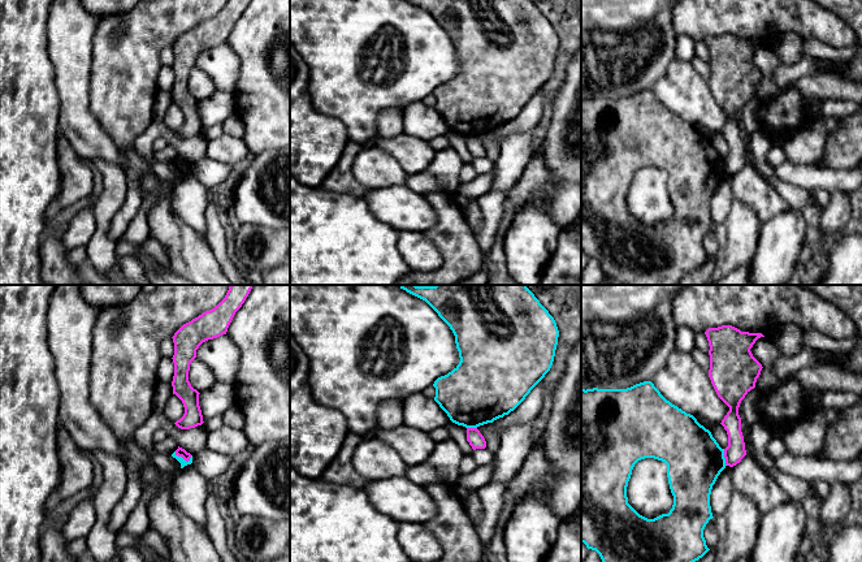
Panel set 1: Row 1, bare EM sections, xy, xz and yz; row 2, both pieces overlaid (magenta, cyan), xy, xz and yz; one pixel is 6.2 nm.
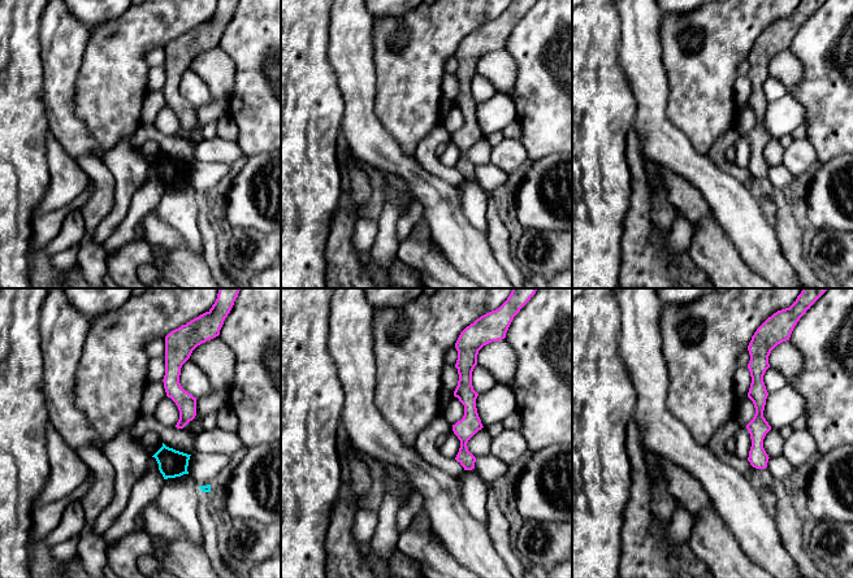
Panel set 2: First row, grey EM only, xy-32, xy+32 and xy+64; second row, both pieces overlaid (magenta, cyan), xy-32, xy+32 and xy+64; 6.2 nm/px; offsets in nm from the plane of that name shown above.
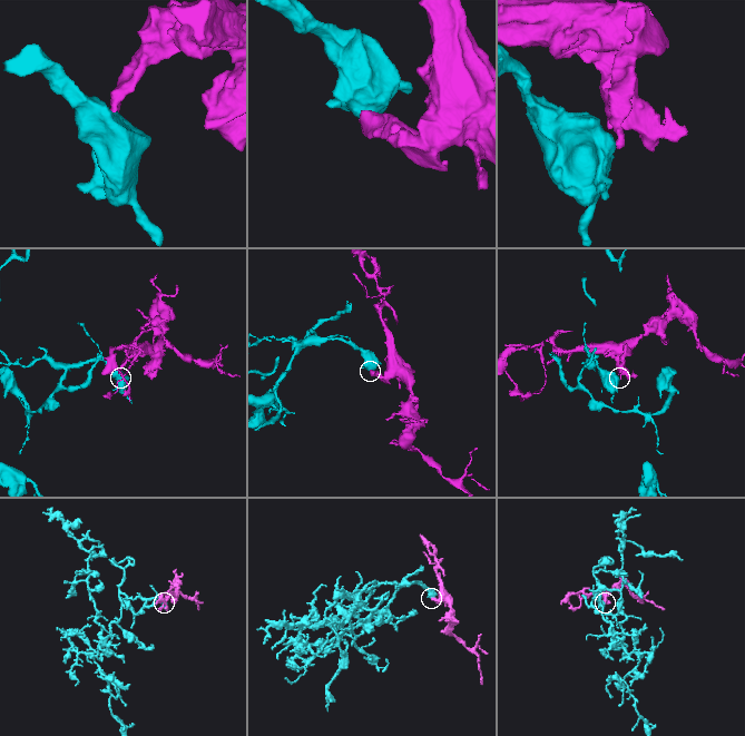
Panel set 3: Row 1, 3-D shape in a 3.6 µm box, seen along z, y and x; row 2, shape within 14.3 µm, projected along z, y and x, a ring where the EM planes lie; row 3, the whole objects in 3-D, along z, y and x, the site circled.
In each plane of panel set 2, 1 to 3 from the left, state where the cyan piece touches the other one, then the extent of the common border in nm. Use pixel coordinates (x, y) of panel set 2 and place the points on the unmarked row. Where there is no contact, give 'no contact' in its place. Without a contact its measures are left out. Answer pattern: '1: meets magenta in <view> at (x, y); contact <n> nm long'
1: no contact
2: no contact
3: no contact

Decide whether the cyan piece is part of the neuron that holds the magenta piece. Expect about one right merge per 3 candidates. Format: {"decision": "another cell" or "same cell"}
{"decision": "another cell"}

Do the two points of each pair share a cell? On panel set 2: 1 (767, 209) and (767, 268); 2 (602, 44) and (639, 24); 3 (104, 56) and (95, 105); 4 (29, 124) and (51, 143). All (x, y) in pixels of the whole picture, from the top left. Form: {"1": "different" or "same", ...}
{"1": "different", "2": "different", "3": "same", "4": "different"}

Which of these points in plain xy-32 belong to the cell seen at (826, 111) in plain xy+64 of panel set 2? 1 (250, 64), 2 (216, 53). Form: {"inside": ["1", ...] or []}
{"inside": ["1"]}

